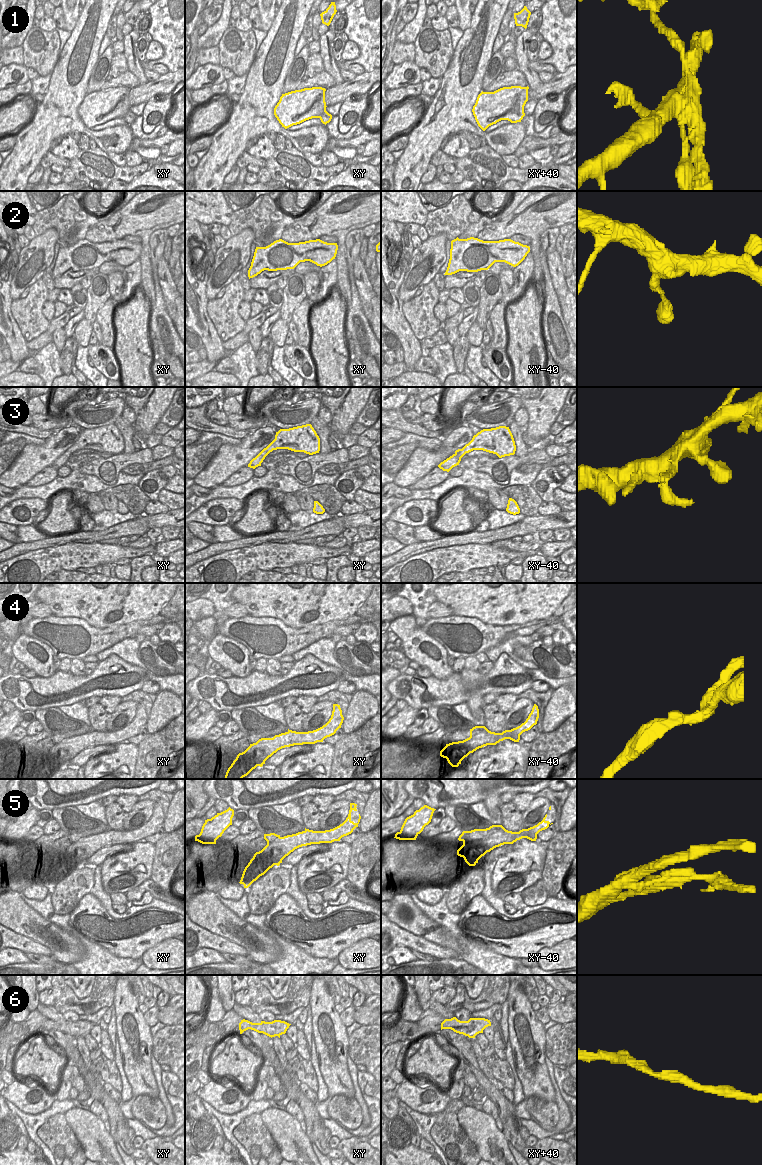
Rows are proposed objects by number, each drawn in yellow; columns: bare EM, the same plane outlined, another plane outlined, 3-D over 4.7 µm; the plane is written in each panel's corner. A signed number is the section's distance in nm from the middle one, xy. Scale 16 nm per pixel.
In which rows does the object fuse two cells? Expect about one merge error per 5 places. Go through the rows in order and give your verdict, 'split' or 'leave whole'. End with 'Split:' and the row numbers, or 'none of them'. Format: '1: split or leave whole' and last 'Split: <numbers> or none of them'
1: split
2: leave whole
3: leave whole
4: split
5: split
6: leave whole
Split: 1, 4, 5

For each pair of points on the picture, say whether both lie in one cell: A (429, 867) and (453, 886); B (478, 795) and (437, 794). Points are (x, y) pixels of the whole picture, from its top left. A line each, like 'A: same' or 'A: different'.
A: different
B: same

